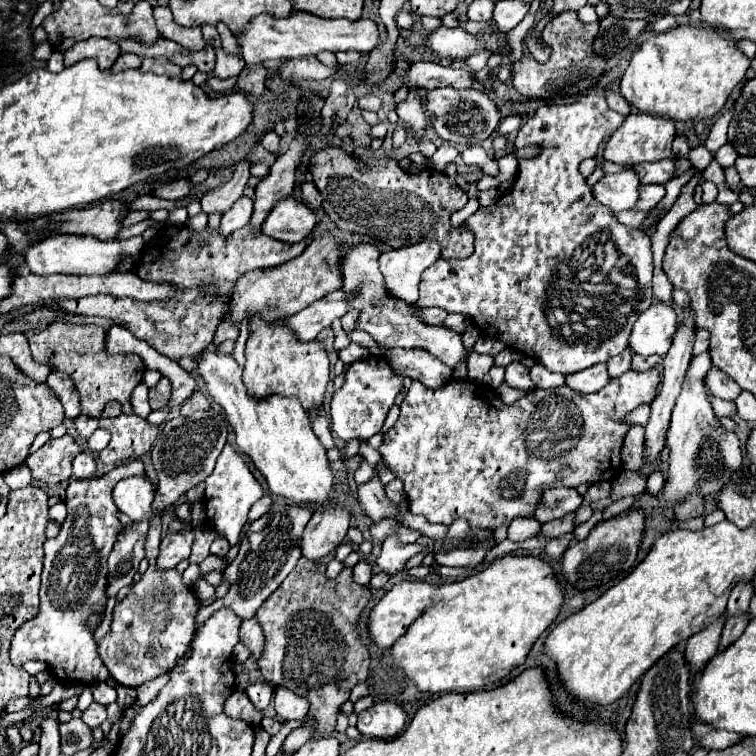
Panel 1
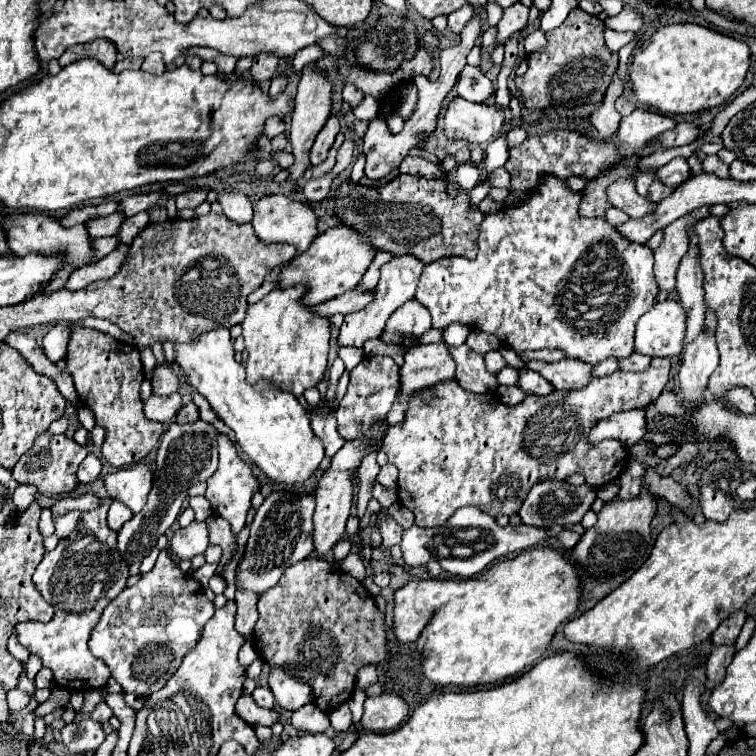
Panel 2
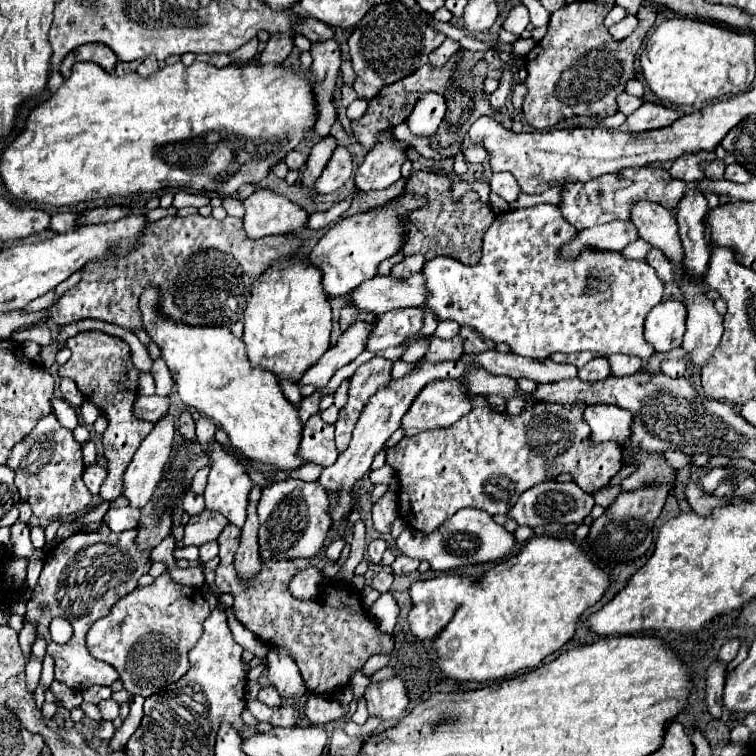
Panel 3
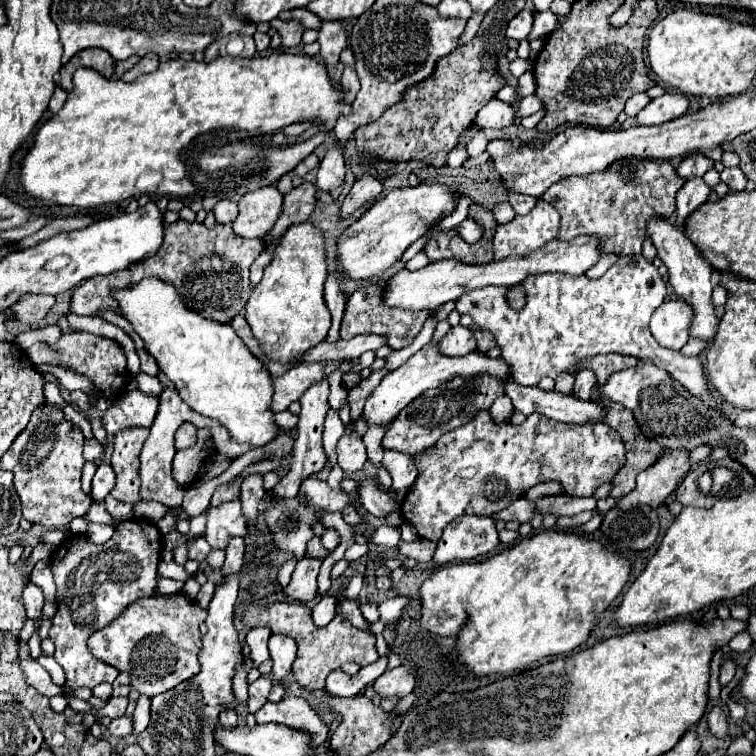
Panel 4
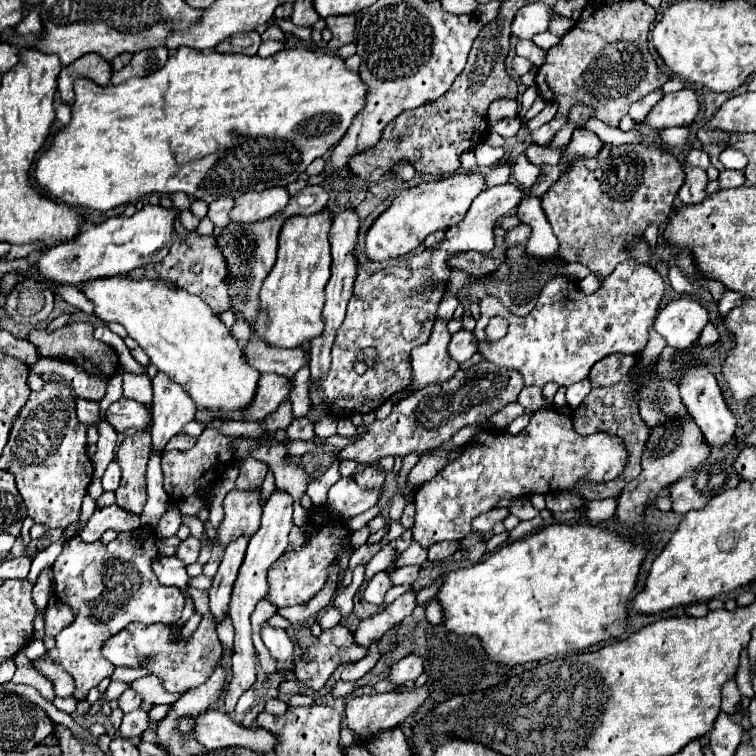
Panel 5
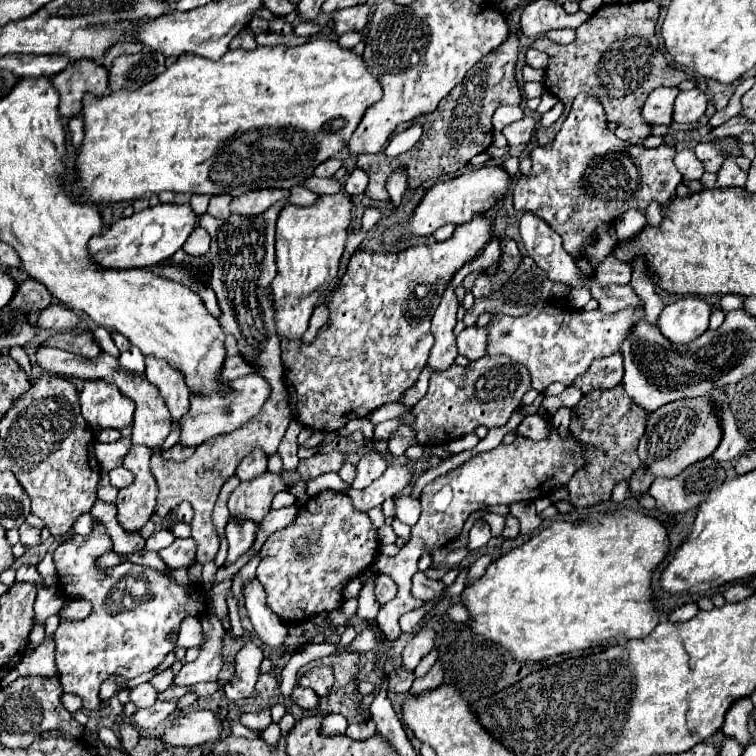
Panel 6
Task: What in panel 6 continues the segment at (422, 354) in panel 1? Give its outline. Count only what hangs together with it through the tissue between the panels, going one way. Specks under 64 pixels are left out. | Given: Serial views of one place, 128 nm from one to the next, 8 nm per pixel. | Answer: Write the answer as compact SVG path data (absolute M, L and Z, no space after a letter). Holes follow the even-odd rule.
M464 328L458 334L458 354L466 356L468 360L478 360L486 354L486 346L488 346L488 330L486 328Z

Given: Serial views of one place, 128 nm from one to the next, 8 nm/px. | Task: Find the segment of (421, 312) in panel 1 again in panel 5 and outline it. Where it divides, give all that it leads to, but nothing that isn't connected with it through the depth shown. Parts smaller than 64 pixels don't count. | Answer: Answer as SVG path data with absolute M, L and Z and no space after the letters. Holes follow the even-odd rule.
M250 336L248 344L244 346L244 360L260 372L292 378L310 360L310 356L302 348L272 348L262 340Z

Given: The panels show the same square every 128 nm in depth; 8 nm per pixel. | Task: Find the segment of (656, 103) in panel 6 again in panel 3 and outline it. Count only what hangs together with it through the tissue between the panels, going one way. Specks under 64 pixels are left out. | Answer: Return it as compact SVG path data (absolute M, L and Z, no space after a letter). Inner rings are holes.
M622 92L620 96L618 96L618 108L620 108L620 112L622 114L626 114L626 116L630 116L636 108L640 108L642 106L642 100L640 98L636 98L636 96L630 96L628 92Z

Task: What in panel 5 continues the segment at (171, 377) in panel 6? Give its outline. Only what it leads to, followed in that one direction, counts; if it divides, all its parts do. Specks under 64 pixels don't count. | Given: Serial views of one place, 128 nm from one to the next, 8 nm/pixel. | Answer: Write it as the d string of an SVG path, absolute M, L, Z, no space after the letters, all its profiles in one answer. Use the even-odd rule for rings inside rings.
M158 372L152 378L152 386L152 448L164 450L166 442L178 434L184 424L194 420L196 402L164 372Z

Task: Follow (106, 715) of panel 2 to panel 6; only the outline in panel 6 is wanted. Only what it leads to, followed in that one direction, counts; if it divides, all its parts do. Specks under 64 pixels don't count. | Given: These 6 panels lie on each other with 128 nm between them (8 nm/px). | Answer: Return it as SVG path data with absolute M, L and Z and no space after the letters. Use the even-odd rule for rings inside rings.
M140 684L130 690L130 700L138 708L150 708L158 700L158 690L152 684Z

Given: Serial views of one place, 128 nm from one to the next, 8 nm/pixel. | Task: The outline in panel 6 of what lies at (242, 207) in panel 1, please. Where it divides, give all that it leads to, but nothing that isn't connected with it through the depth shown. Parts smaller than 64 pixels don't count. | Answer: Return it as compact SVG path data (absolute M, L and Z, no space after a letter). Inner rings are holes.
M216 194L210 198L210 206L208 206L208 214L214 218L226 218L230 214L228 206L230 206L232 196L230 194Z

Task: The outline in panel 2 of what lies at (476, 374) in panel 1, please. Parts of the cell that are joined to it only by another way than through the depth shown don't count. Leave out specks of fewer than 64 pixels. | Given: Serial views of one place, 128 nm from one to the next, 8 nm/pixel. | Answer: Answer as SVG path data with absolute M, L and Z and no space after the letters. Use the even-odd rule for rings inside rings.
M488 352L488 354L484 356L484 360L486 360L486 368L488 368L492 374L498 374L498 372L506 366L506 360L504 360L504 356L502 356L500 352Z

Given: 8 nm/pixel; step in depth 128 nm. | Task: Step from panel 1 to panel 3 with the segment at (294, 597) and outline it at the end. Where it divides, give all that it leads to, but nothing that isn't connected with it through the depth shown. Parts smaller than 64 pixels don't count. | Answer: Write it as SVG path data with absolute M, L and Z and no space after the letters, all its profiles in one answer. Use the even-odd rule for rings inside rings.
M228 524L218 538L220 564L216 568L216 588L232 594L232 612L236 620L252 630L268 646L286 646L300 668L306 692L320 696L336 696L338 688L348 684L356 670L374 654L390 654L394 650L392 636L378 630L368 618L358 592L350 584L328 586L320 600L296 600L288 592L288 580L298 572L290 560L268 560L252 580L240 580L234 568L234 552L238 548L240 528Z

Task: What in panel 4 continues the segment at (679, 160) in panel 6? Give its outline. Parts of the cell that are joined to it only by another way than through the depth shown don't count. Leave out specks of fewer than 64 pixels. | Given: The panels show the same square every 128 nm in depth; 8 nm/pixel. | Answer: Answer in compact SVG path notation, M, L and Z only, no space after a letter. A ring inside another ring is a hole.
M702 178L686 180L686 184L678 190L678 204L676 204L676 222L682 228L688 214L702 206L710 196L710 186Z

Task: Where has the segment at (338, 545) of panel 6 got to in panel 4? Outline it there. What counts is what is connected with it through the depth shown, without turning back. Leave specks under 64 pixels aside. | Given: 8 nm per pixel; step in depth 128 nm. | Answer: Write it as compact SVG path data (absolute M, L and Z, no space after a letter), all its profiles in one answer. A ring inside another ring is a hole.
M308 556L302 558L296 564L290 584L282 590L284 596L288 596L290 600L300 602L300 604L316 600L316 576L318 576L320 564L322 564L320 558L308 558Z

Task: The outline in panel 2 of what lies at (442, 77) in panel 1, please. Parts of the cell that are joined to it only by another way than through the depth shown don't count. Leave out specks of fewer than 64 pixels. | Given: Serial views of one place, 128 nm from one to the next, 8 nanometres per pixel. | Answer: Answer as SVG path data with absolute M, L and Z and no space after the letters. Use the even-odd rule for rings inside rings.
M466 66L460 74L456 90L464 100L486 102L494 94L494 84L480 72L480 68Z

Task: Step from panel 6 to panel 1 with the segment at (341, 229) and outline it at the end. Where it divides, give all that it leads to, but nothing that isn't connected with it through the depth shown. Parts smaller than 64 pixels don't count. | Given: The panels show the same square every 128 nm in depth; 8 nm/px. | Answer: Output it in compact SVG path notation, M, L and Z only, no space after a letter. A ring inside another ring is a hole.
M252 316L244 366L244 384L252 396L256 398L266 398L272 394L296 396L306 410L312 410L320 406L328 380L330 362L322 342L318 340L300 342L298 336L282 320L268 322L262 320L260 316Z

